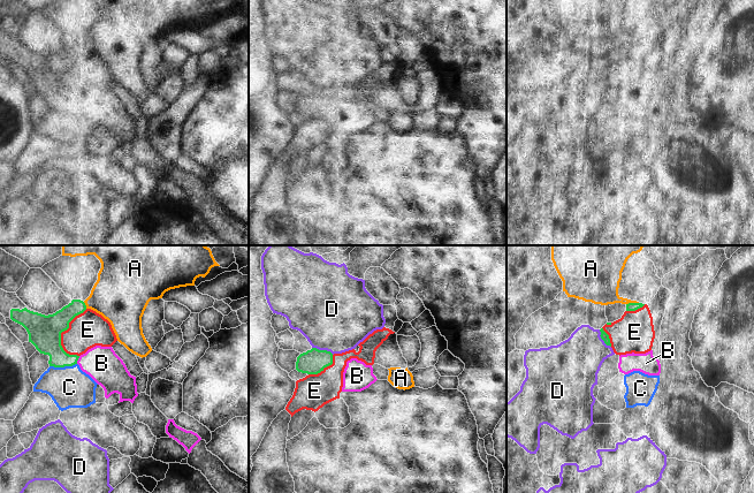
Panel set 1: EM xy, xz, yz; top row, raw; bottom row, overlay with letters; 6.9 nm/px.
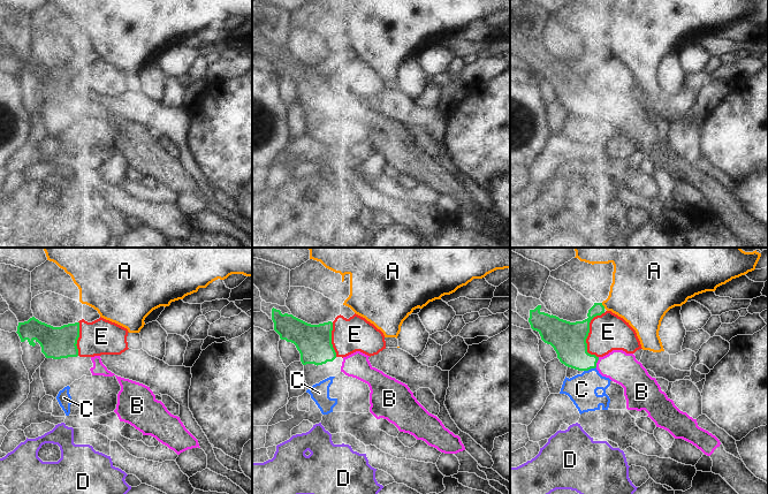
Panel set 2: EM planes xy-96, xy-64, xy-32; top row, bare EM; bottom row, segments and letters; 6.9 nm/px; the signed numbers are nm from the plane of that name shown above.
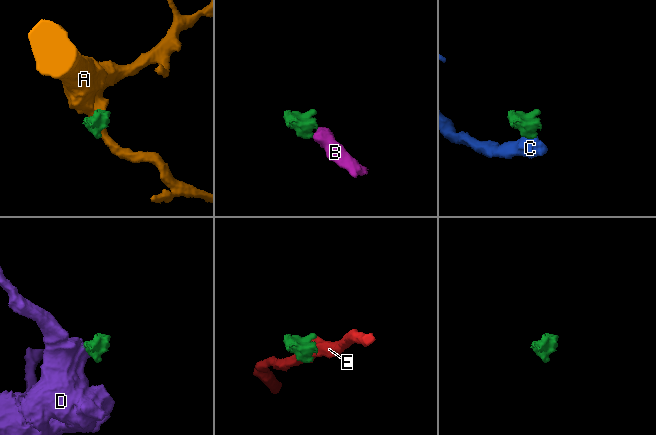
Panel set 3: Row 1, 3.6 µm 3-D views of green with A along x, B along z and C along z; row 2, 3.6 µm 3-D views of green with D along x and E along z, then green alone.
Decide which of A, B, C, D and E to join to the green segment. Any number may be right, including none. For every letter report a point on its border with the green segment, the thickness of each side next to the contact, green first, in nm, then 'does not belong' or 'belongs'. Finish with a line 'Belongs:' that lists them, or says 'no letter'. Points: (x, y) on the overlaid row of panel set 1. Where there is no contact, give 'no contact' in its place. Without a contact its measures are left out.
A: meets green in yz at (632, 303); 60 nm thick on the green side, 240 nm on the other; does not belong
B: meets green in xy at (77, 359); 190 nm thick on the green side, 240 nm on the other; belongs
C: meets green in xy at (62, 366); 220 nm thick on the green side, 280 nm on the other; does not belong
D: meets green in xz at (322, 350); 170 nm thick on the green side, 480 nm on the other; does not belong
E: meets green in xy at (65, 330); 220 nm thick on the green side, 260 nm on the other; does not belong
Belongs: B

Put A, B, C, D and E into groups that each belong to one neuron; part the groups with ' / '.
A / B / C / D / E

